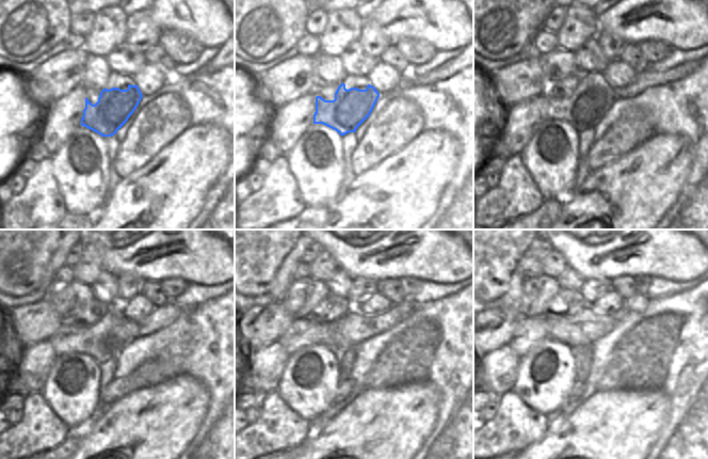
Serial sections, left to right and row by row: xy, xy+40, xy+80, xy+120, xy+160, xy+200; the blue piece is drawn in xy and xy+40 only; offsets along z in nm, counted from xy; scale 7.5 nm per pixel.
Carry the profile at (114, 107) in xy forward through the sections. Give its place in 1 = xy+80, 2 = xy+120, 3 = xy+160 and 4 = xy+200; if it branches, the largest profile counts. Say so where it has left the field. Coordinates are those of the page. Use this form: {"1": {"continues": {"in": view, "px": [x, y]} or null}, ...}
{"1": {"continues": {"in": "xy+80", "px": [589, 107]}}, "2": {"continues": {"in": "xy+120", "px": [109, 344]}}, "3": {"continues": {"in": "xy+160", "px": [292, 339]}}, "4": {"continues": {"in": "xy+200", "px": [529, 332]}}}

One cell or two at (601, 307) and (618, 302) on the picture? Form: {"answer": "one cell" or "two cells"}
{"answer": "one cell"}

